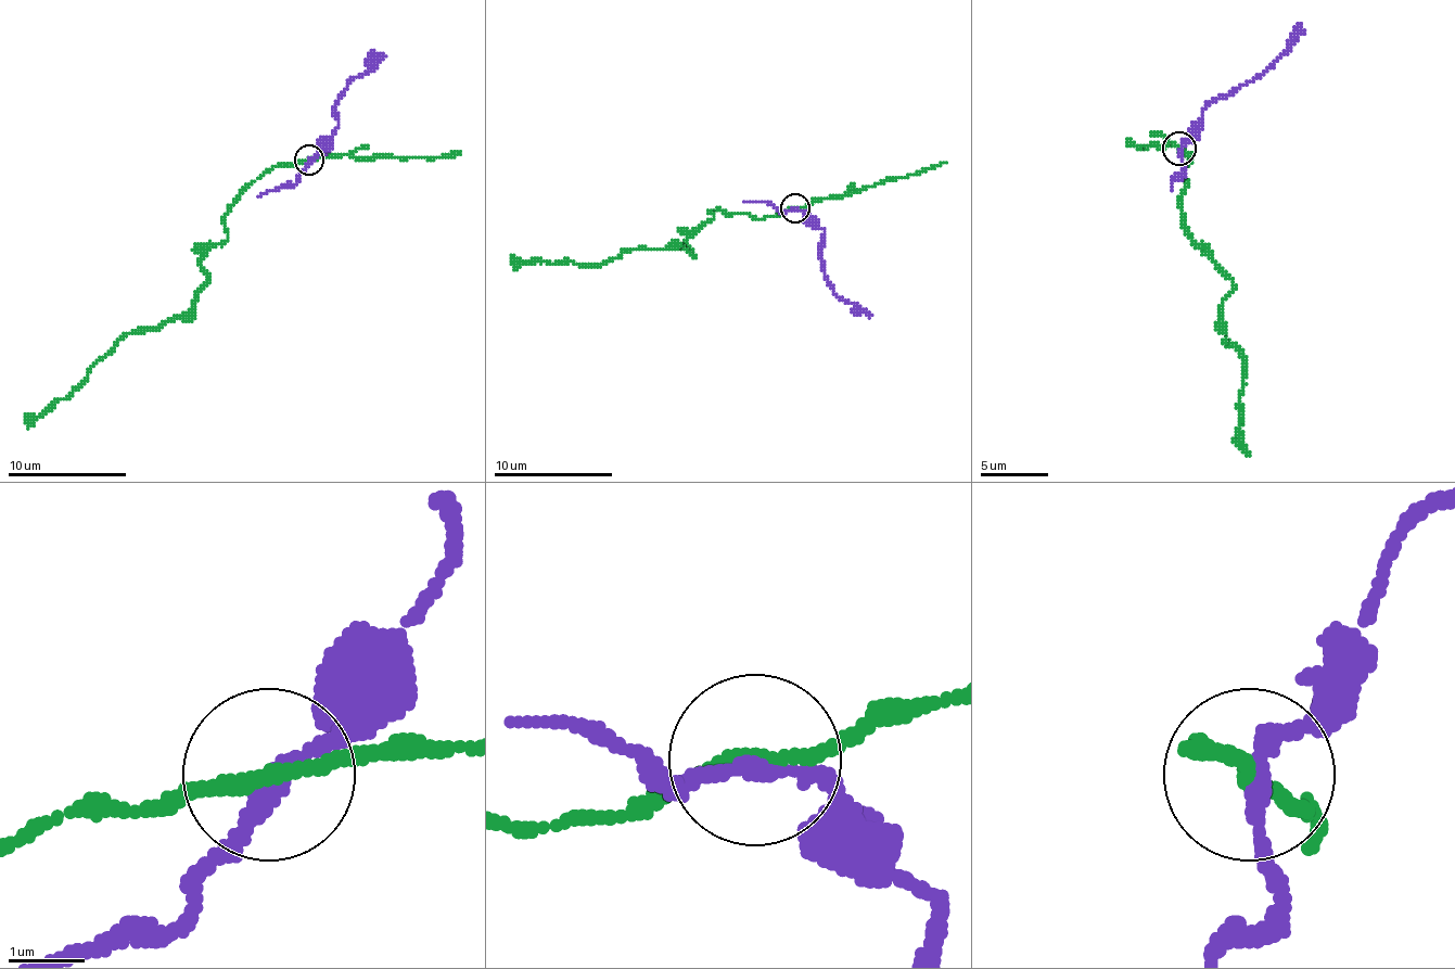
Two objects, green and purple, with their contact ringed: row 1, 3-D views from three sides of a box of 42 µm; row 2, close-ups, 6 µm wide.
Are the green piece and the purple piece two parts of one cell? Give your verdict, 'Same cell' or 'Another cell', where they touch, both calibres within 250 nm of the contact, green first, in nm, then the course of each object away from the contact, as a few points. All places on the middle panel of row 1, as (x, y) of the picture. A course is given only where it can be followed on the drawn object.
Another cell. Place: (795, 208). Thickness 190 nm (green) against 220 nm. Course of green: (794, 207), (752, 219), (717, 211), (687, 240), (693, 255), (624, 249), (603, 264), (514, 270). Course of purple: (794, 207), (824, 231), (821, 267), (827, 284), (871, 315)

